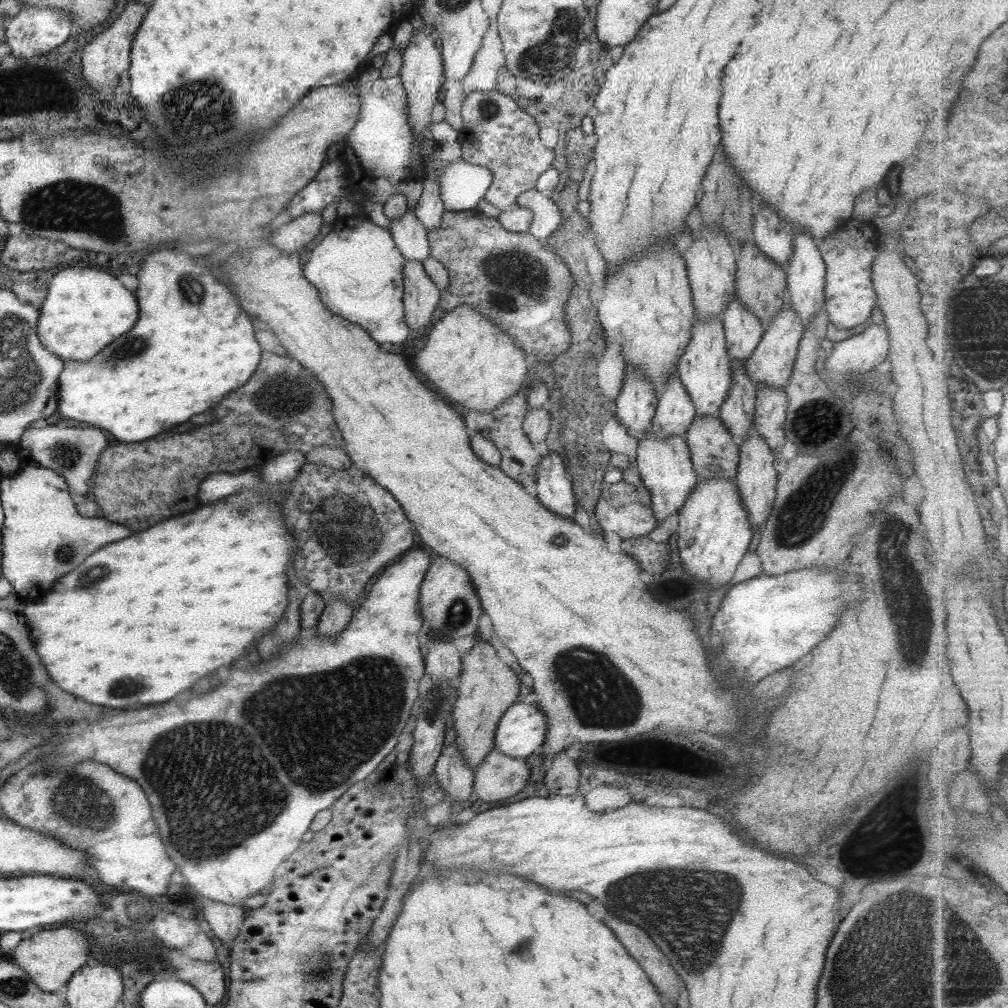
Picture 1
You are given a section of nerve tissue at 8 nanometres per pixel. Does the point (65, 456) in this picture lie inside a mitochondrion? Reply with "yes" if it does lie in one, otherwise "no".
yes

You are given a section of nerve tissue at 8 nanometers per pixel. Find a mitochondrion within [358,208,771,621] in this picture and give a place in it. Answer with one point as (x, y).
(511, 273)

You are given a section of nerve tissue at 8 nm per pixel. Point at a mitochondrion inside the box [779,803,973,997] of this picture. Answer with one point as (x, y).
(931, 912)

